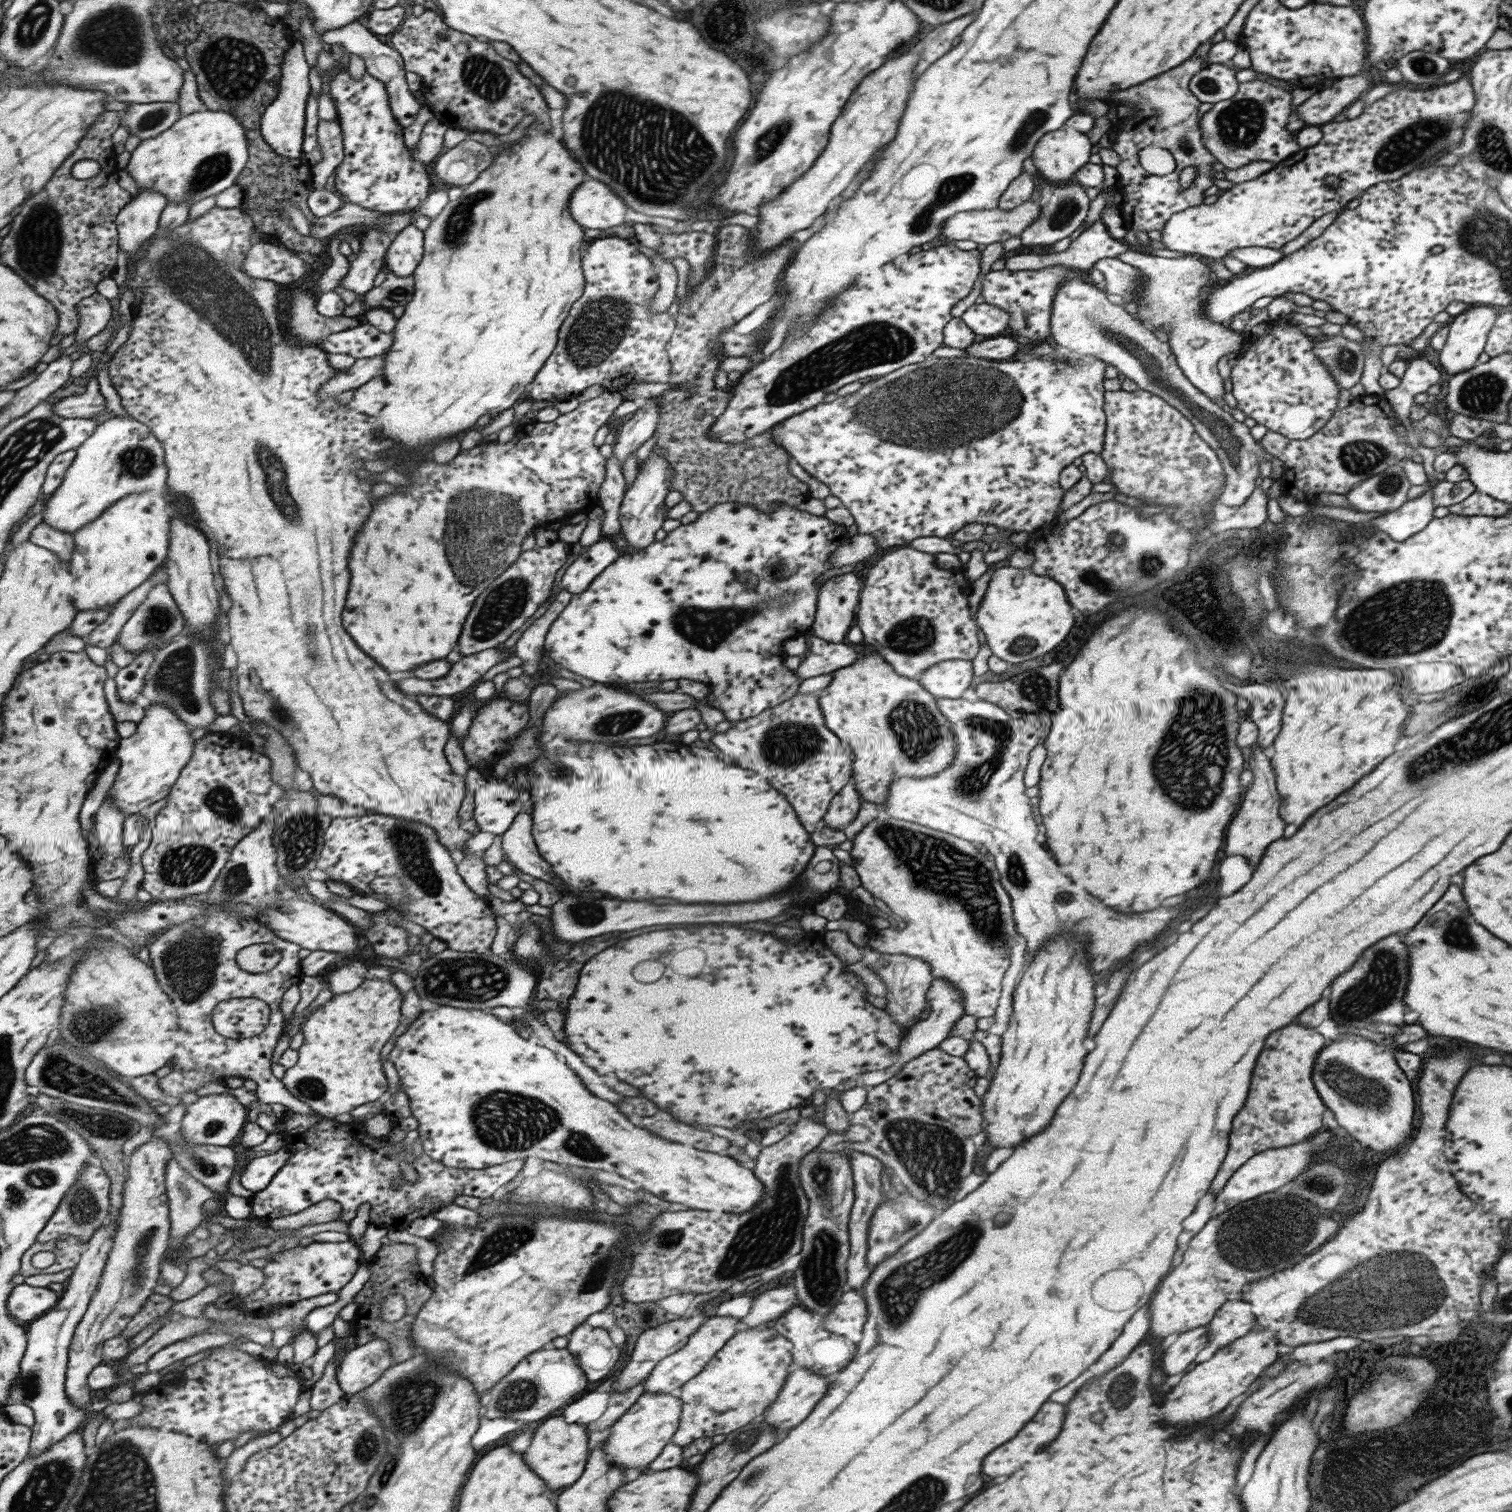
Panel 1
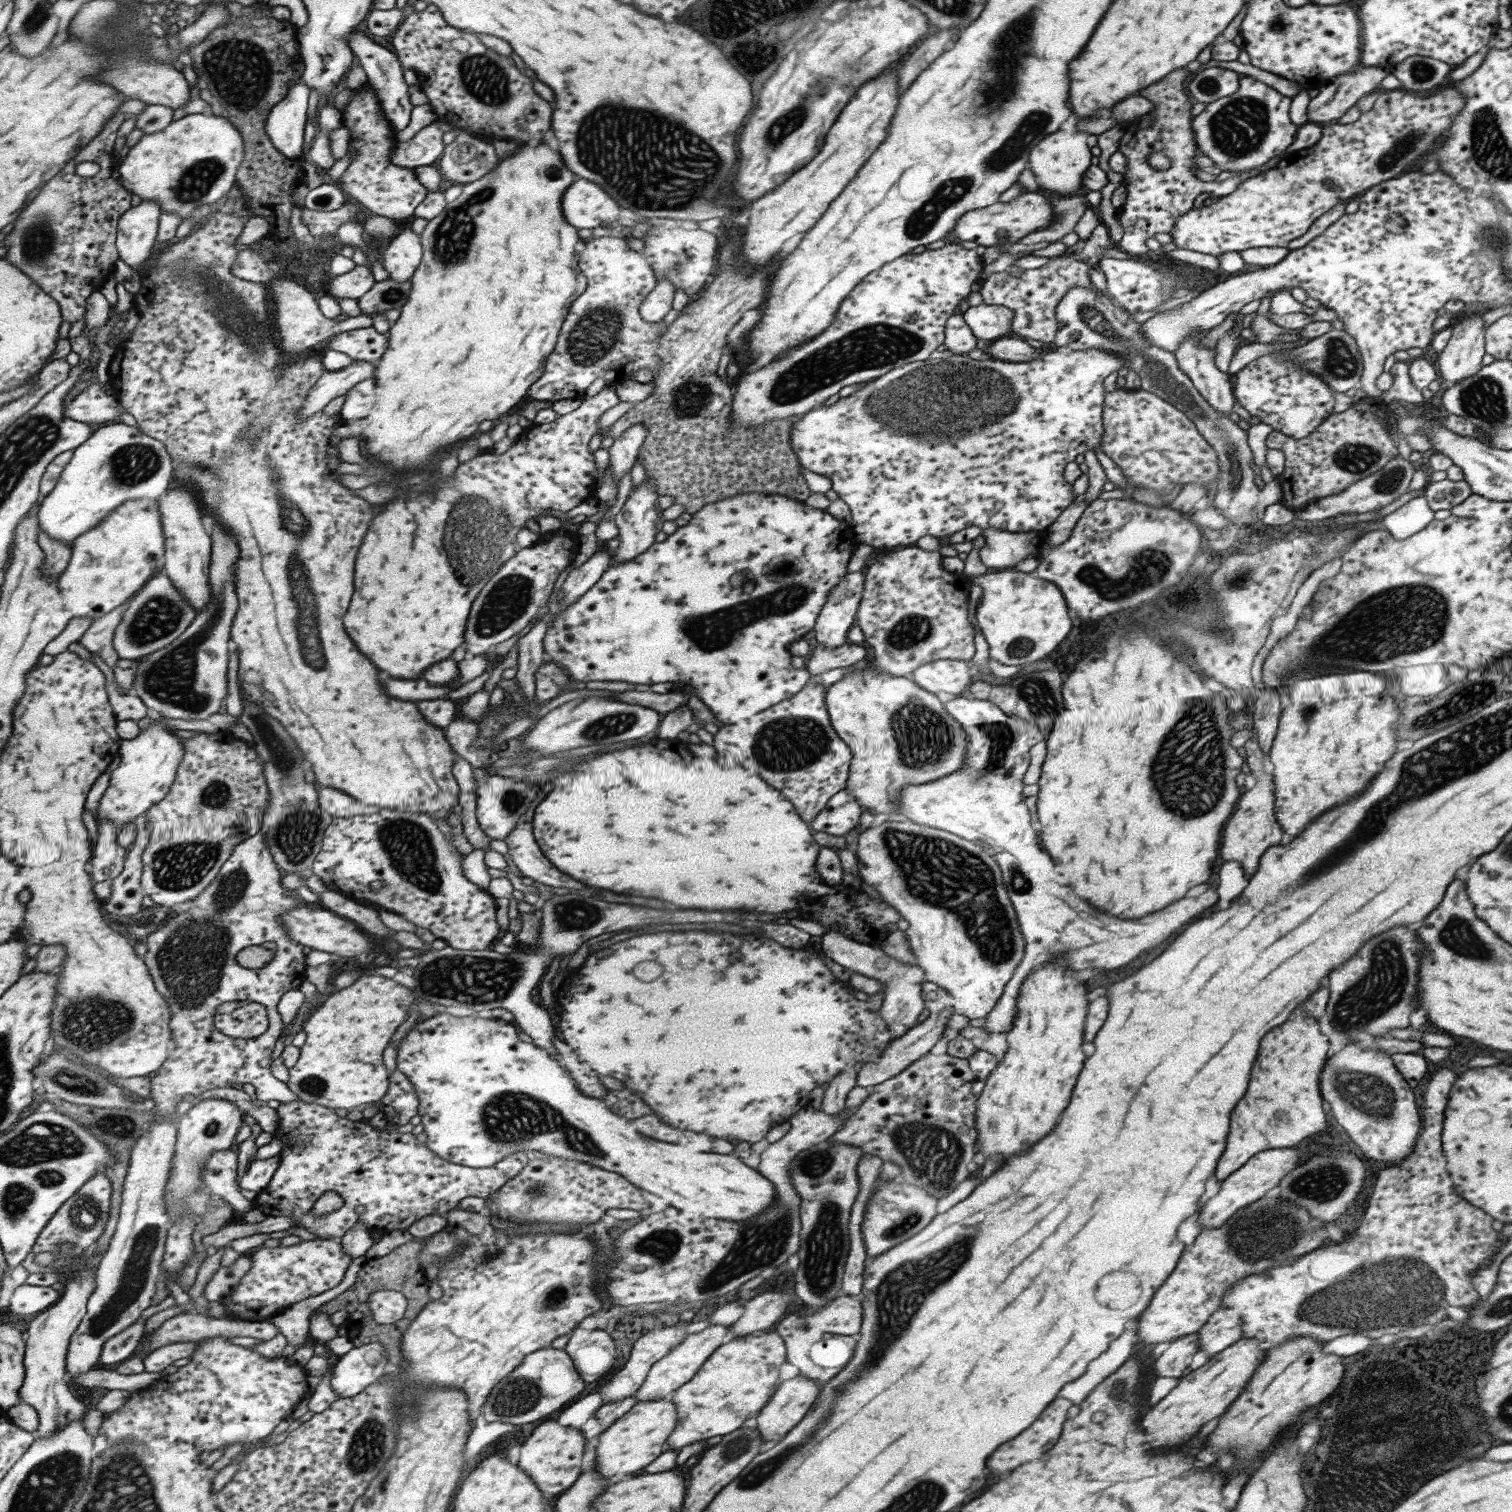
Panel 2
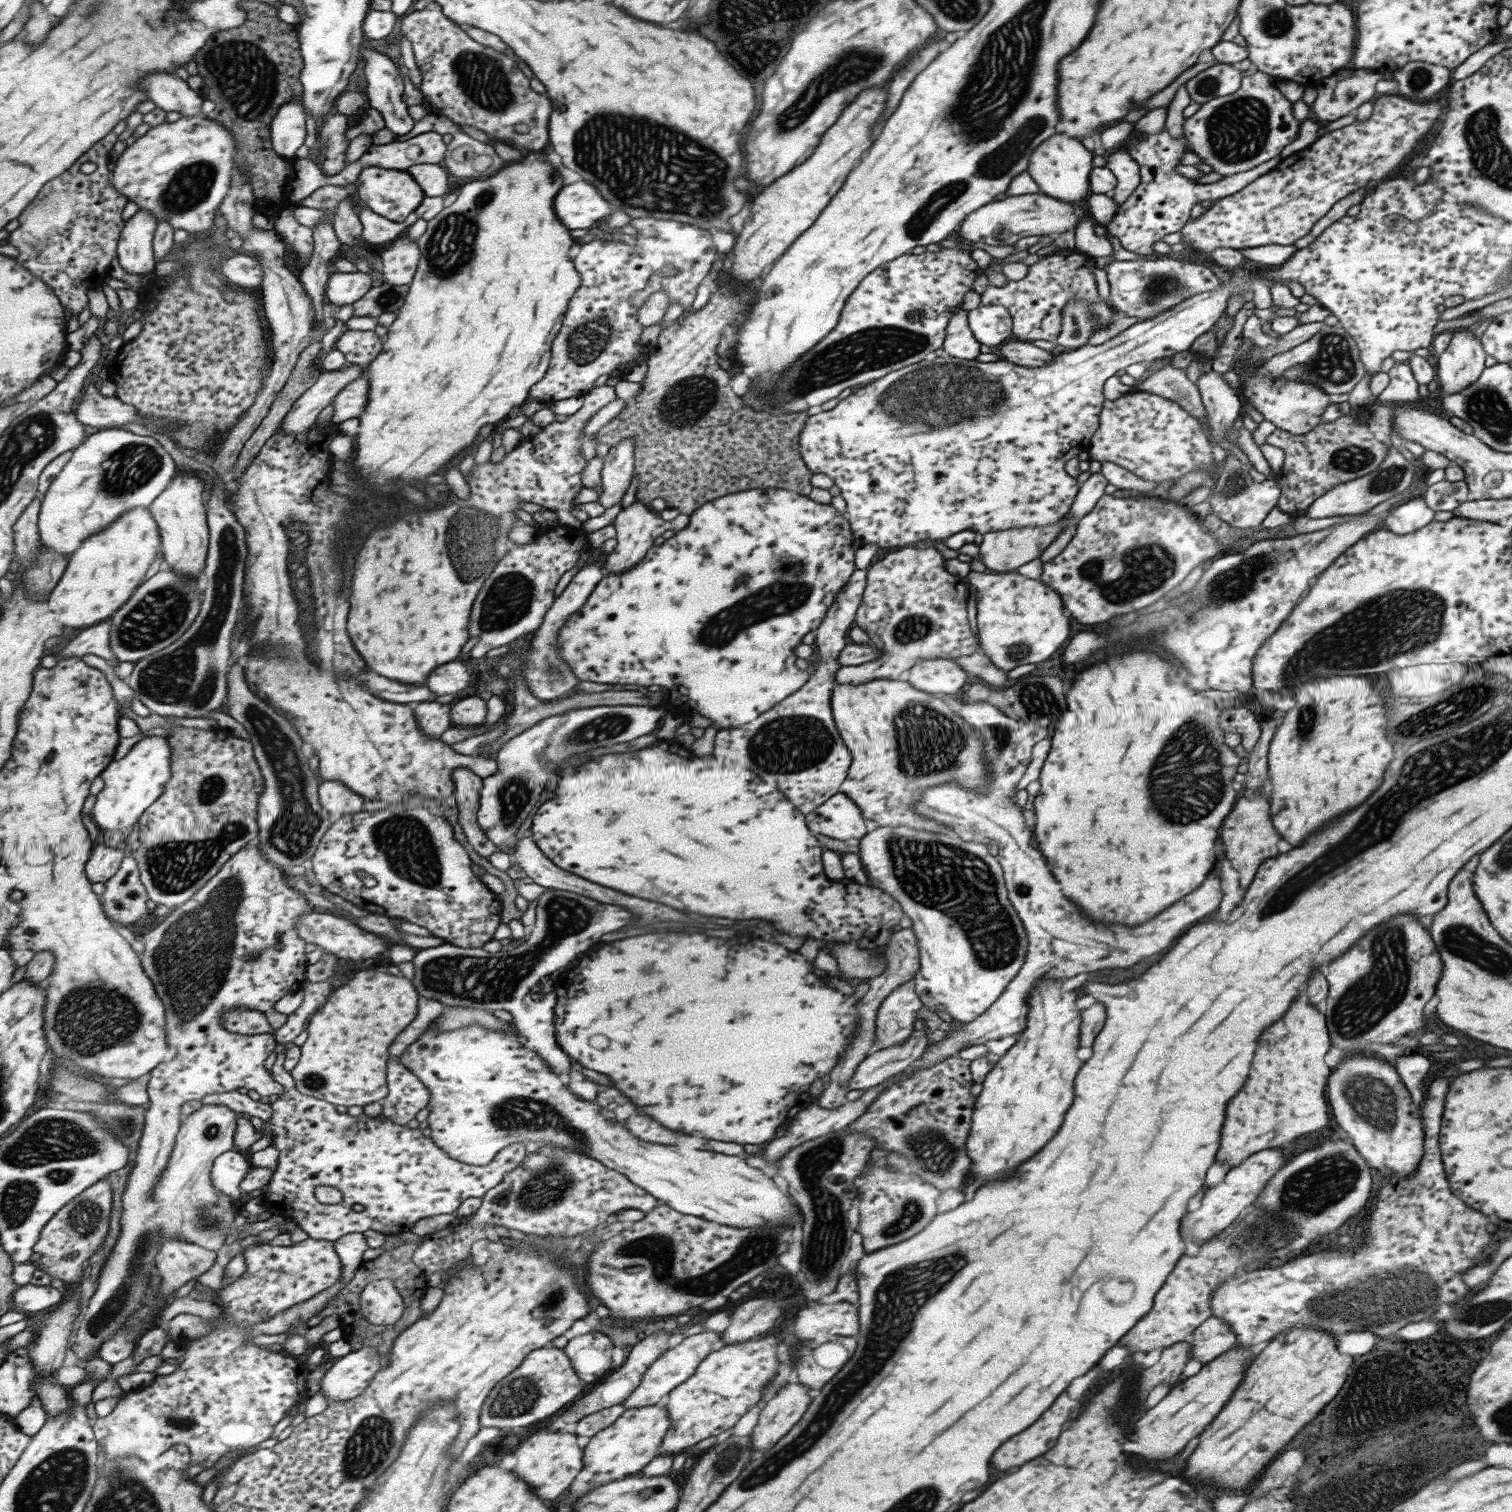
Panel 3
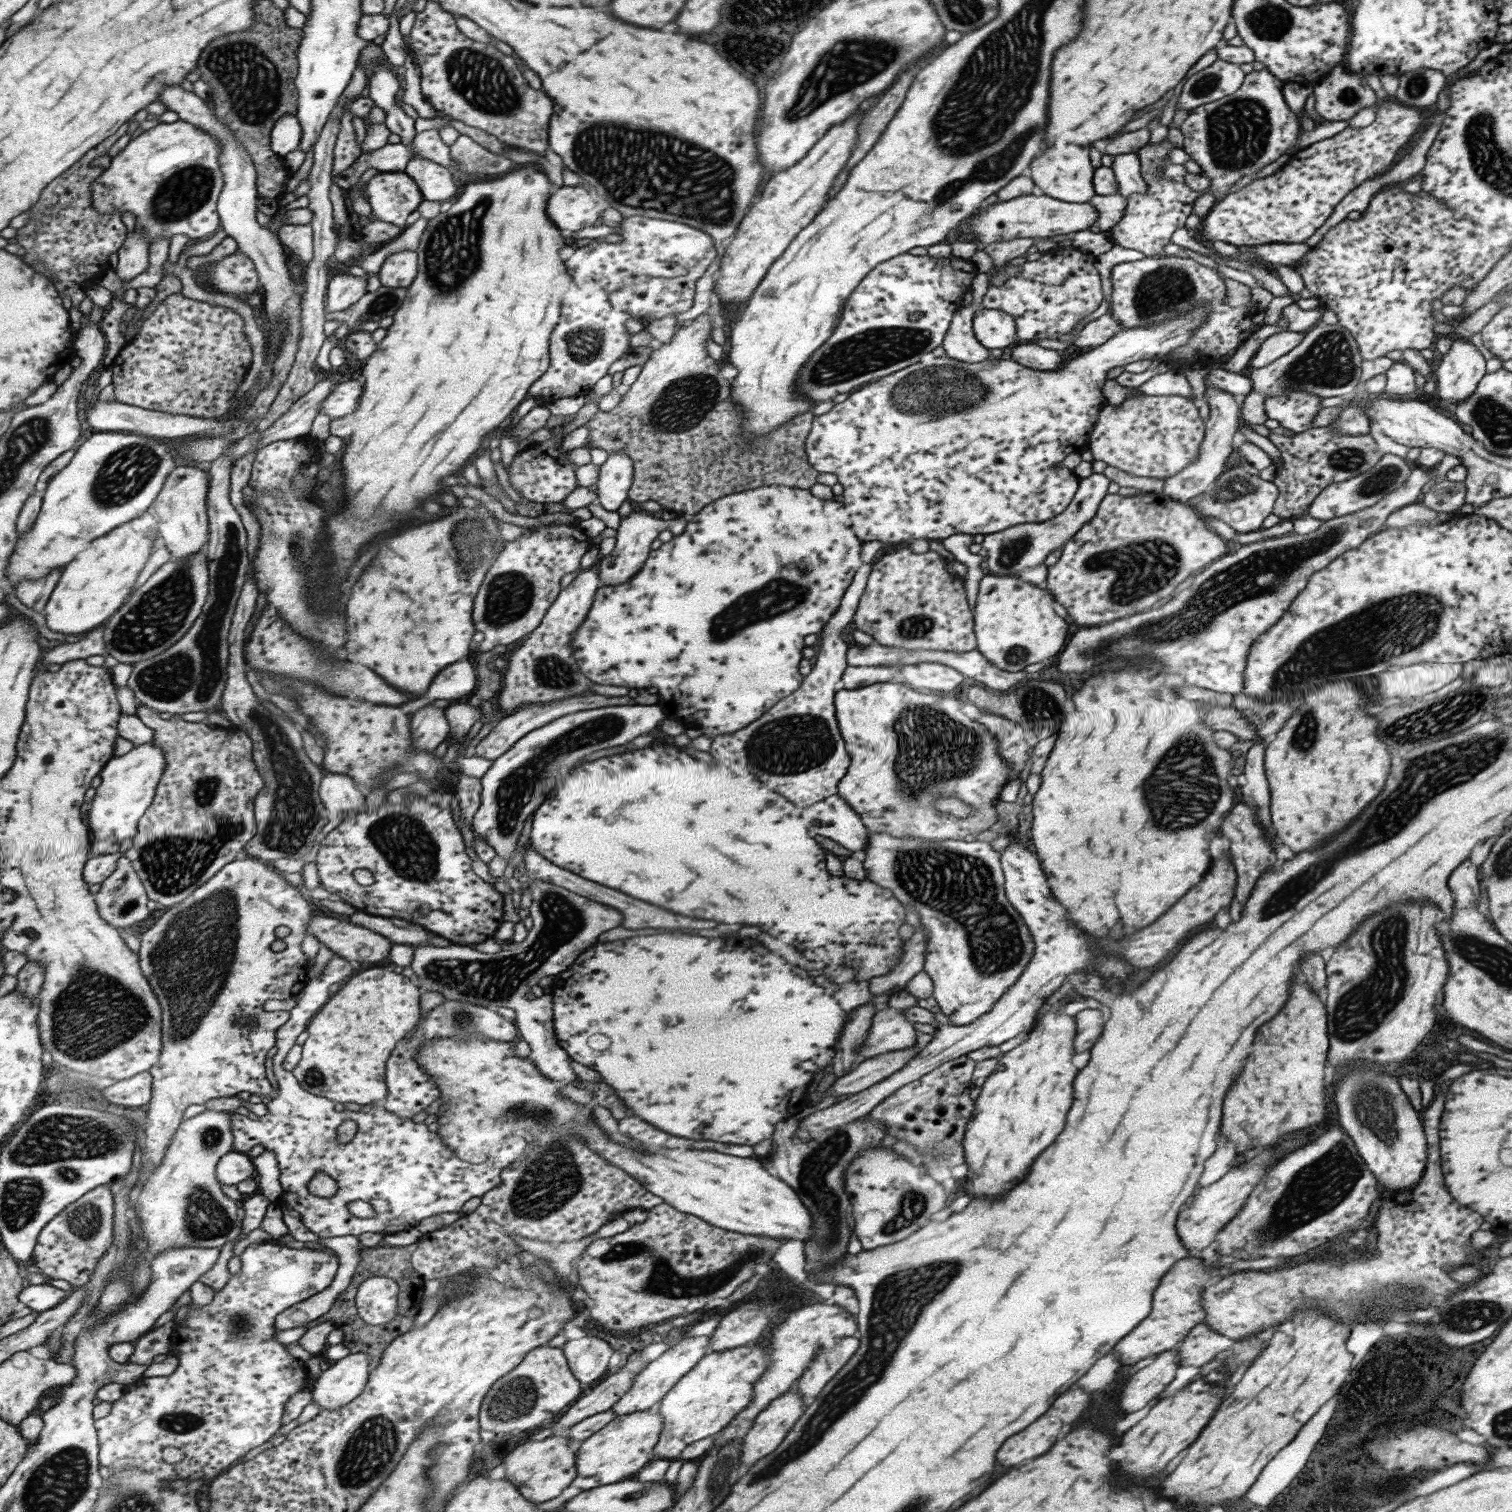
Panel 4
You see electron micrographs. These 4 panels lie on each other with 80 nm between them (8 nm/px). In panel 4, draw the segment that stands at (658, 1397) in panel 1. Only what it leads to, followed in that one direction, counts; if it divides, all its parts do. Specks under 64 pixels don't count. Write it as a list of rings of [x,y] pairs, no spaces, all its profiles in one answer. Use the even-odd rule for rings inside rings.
[[[654,1409],[614,1417],[603,1428],[586,1438],[585,1442],[581,1444],[581,1448],[577,1450],[577,1460],[575,1460],[577,1476],[573,1480],[575,1486],[571,1482],[569,1488],[565,1488],[559,1498],[553,1498],[553,1502],[557,1500],[555,1508],[559,1508],[563,1502],[567,1502],[567,1496],[573,1496],[571,1494],[573,1488],[575,1488],[575,1494],[579,1494],[581,1490],[589,1490],[589,1488],[595,1488],[601,1484],[613,1484],[631,1474],[637,1474],[642,1466],[652,1460],[651,1453],[658,1441],[661,1429],[662,1416]]]

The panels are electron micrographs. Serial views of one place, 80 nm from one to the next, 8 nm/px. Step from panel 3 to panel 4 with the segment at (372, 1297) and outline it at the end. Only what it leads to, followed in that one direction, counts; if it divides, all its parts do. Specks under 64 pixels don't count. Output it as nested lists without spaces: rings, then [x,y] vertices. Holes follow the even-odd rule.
[[[372,1276],[357,1288],[357,1315],[369,1325],[391,1322],[400,1309],[399,1284],[389,1277]]]

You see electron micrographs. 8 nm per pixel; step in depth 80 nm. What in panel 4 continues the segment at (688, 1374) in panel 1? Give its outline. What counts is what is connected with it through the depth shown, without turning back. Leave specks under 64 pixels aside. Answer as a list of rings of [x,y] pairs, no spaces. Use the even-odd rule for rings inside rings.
[[[695,1336],[682,1337],[681,1340],[672,1347],[669,1347],[655,1360],[645,1364],[640,1371],[635,1375],[633,1384],[625,1391],[625,1394],[611,1405],[610,1411],[613,1411],[614,1416],[629,1414],[630,1412],[639,1412],[645,1410],[653,1410],[654,1407],[663,1398],[663,1395],[671,1390],[671,1387],[682,1376],[685,1376],[699,1359],[709,1352],[710,1336]]]

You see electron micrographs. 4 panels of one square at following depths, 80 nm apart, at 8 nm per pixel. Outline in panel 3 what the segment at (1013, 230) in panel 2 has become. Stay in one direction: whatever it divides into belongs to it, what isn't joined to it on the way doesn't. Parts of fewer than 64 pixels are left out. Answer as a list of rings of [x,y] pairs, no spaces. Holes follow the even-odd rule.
[[[1043,193],[1006,196],[1003,200],[993,200],[967,214],[960,222],[959,234],[961,238],[970,240],[972,243],[984,242],[991,246],[1007,246],[1026,236],[1057,236],[1069,228],[1074,228],[1077,221],[1085,215],[1089,215],[1087,210]]]

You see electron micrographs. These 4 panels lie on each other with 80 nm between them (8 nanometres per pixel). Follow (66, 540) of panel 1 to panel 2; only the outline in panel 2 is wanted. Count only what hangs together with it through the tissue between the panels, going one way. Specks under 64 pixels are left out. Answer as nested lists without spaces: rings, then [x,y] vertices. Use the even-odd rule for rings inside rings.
[[[45,530],[39,532],[38,540],[47,556],[45,567],[42,569],[43,577],[60,578],[65,568],[69,566],[73,548],[61,540],[49,538]]]

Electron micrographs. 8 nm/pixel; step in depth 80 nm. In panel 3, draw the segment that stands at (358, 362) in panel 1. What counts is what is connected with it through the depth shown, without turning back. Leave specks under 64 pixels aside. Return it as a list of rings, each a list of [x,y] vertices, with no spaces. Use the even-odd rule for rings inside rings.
[[[355,363],[340,370],[322,370],[316,383],[293,404],[277,433],[299,434],[308,431],[320,417],[321,411],[340,395],[342,389],[368,372]]]

